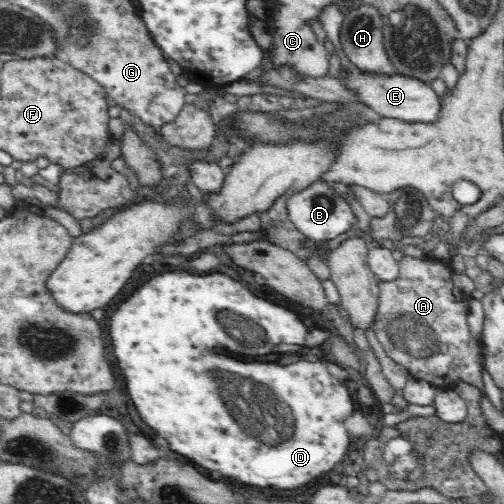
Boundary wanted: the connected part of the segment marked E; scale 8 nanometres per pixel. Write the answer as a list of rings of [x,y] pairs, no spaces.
[[[356,66],[341,67],[337,79],[348,90],[354,90],[359,102],[366,104],[384,118],[397,118],[401,121],[432,124],[439,118],[441,97],[427,82],[400,74],[370,73]]]

